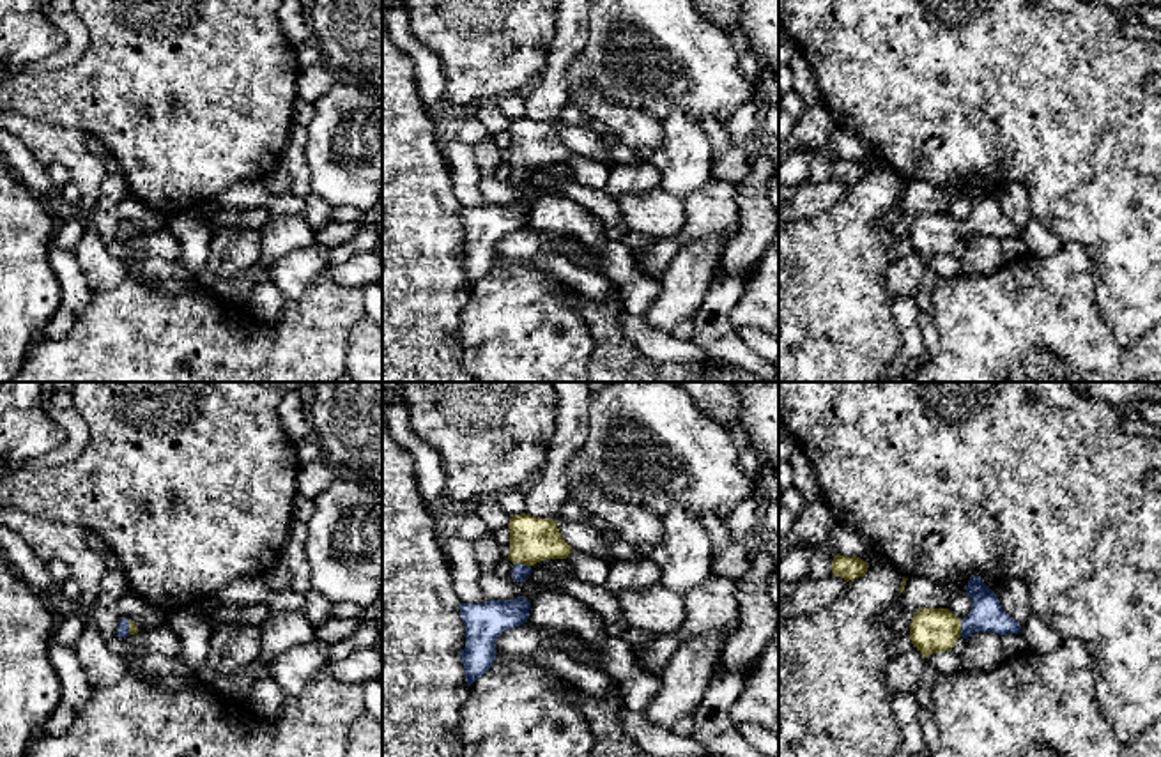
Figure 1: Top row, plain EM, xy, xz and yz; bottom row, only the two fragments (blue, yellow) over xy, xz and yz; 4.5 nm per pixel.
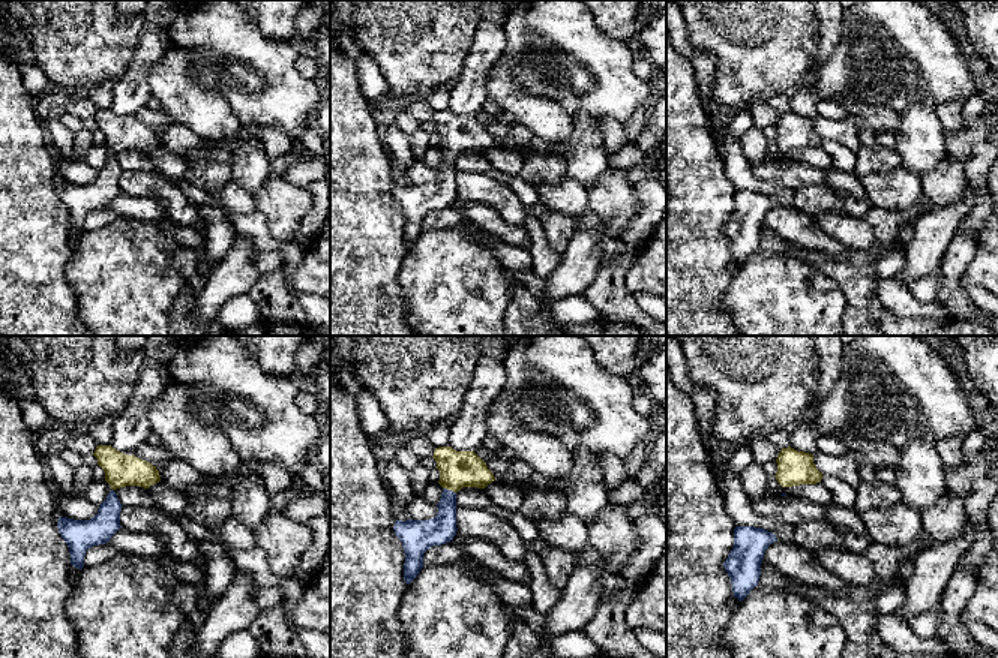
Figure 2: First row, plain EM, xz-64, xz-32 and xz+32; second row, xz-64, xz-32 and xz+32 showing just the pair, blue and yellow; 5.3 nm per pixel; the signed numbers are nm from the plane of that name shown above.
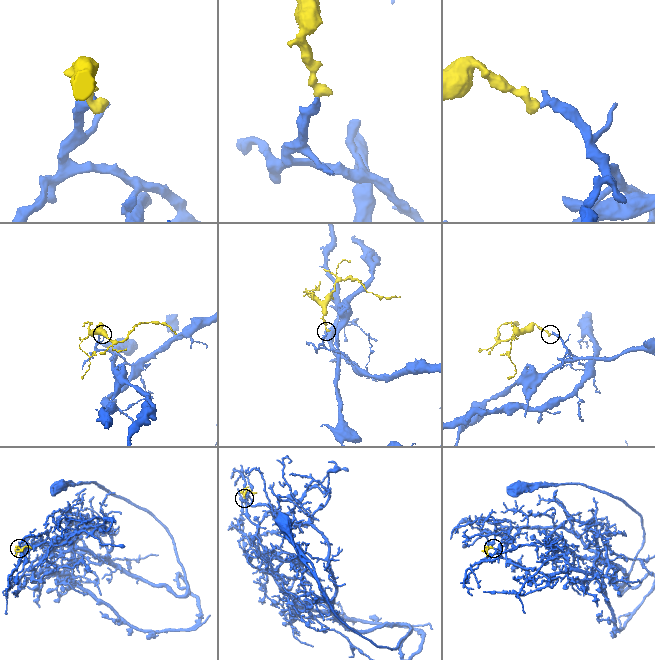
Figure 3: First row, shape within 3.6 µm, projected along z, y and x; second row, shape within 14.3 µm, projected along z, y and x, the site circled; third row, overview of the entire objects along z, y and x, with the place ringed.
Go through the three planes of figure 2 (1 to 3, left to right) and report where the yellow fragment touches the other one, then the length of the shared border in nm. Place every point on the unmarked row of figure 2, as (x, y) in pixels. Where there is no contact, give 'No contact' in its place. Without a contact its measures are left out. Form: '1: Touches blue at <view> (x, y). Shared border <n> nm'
1: No contact
2: Touches blue at xz-32 (449, 155). Shared border 80 nm
3: No contact

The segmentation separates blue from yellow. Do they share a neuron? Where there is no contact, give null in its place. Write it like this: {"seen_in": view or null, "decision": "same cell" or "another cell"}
{"seen_in": "xz", "decision": "same cell"}

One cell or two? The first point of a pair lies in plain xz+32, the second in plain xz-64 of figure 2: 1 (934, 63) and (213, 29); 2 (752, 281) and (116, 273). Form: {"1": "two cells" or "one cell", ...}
{"1": "one cell", "2": "one cell"}

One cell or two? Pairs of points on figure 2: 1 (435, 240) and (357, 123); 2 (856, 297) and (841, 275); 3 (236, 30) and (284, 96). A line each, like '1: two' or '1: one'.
1: two
2: one
3: one

